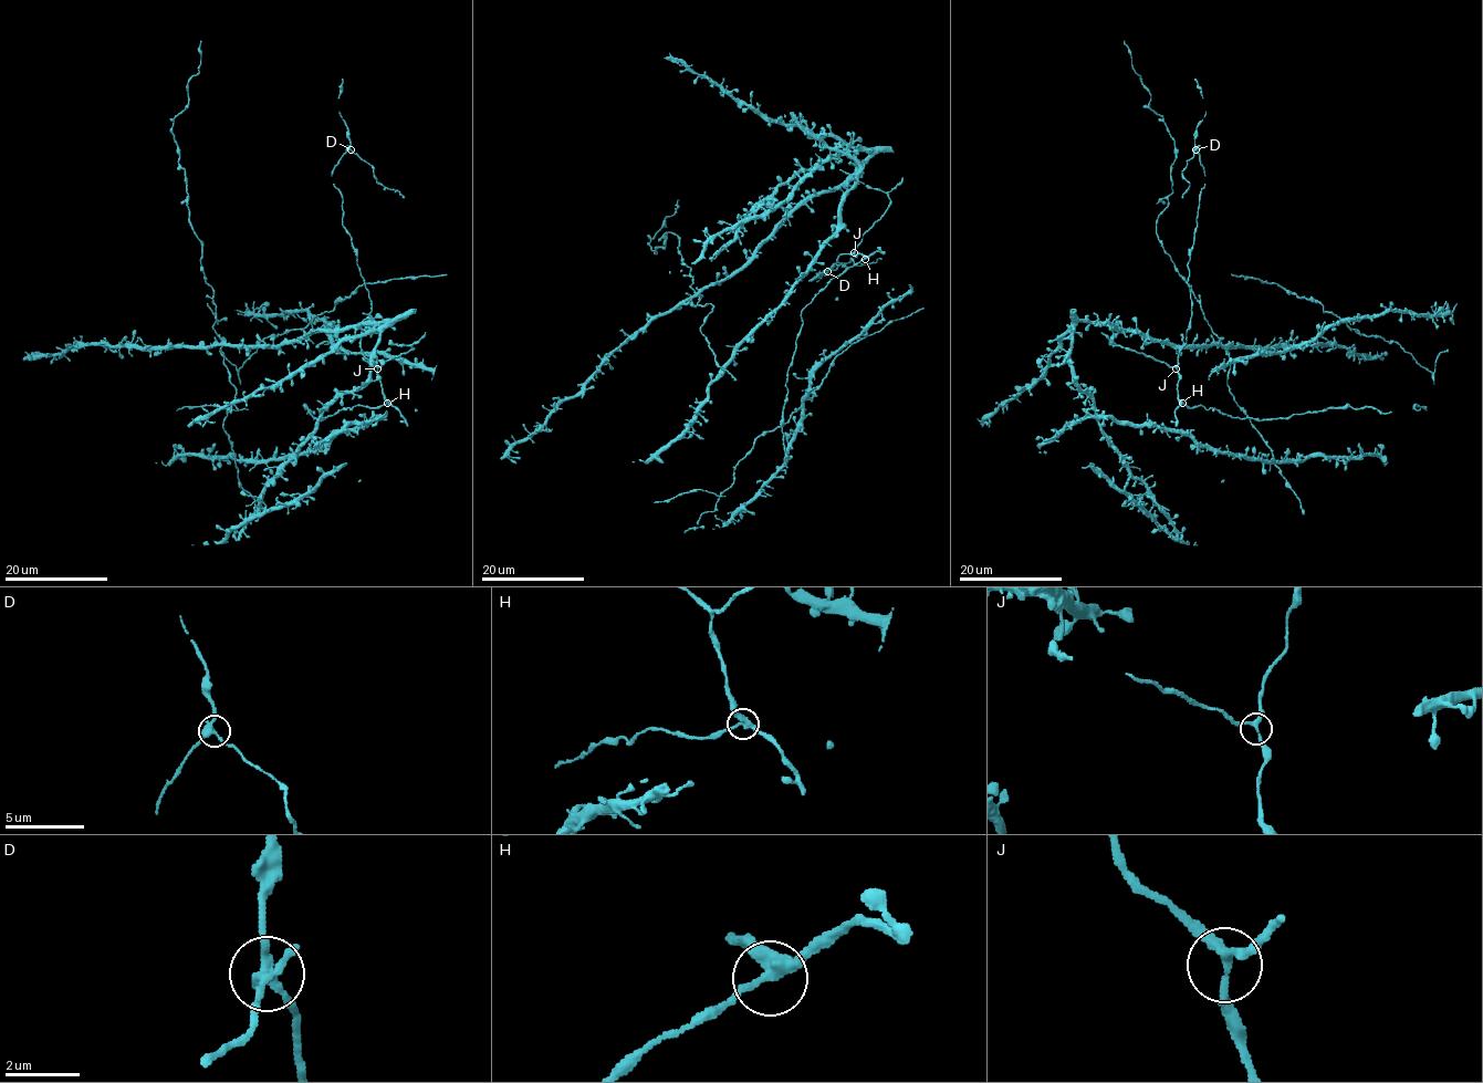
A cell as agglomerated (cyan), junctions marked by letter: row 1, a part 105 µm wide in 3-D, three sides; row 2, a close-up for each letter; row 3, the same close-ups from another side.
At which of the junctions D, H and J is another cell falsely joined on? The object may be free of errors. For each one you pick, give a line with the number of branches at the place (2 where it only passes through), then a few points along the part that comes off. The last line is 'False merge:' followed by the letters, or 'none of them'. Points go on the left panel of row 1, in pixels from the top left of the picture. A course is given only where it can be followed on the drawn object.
D: branches 3; course (350, 148), (372, 167), (379, 184), (396, 190), (404, 198)
False merge: D

